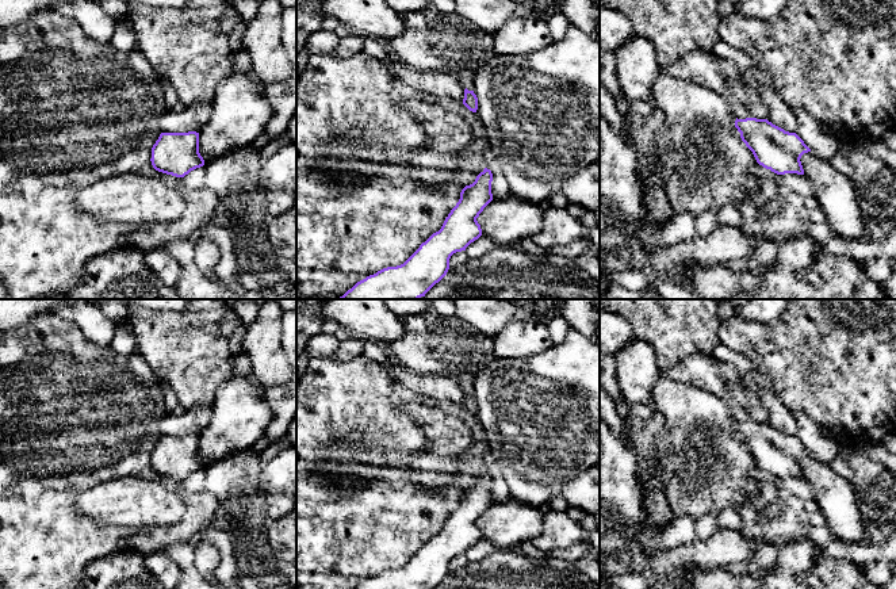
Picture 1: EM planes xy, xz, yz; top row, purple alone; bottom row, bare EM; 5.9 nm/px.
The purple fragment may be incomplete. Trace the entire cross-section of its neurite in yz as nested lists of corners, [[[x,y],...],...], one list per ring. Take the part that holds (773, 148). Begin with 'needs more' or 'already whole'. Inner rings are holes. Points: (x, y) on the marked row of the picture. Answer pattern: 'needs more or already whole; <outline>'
already whole; [[[736,118],[735,127],[759,165],[777,175],[804,175],[800,158],[811,149],[796,133],[757,118]]]

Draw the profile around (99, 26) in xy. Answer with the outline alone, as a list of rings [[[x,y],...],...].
[[[61,0],[54,4],[54,12],[76,20],[88,38],[102,45],[111,42],[118,26],[96,0]]]

